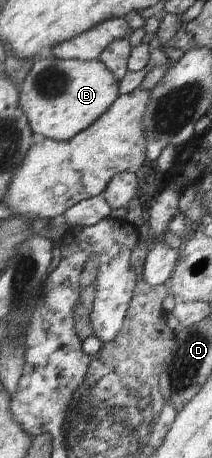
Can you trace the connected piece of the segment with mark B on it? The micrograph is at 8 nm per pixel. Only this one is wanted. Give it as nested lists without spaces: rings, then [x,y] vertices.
[[[38,58],[20,86],[19,107],[33,133],[69,141],[92,126],[120,96],[120,82],[100,62]]]

